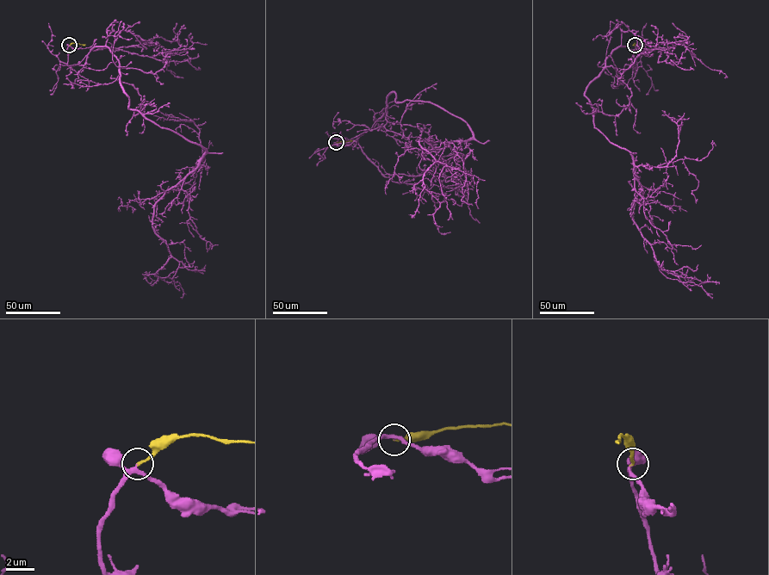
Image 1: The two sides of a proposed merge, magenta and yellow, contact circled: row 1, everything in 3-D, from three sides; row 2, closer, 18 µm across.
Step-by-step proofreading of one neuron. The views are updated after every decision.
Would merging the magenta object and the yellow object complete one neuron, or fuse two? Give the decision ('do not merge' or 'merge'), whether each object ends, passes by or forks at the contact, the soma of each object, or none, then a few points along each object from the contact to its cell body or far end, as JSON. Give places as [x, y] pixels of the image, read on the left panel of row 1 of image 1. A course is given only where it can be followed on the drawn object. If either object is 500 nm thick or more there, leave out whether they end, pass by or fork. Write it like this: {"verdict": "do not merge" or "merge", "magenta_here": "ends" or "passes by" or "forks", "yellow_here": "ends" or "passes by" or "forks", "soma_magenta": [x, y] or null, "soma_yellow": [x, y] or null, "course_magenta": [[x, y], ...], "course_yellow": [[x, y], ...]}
{"verdict": "merge", "magenta_here": "passes by", "yellow_here": "ends", "soma_magenta": null, "soma_yellow": null, "course_magenta": [[69, 45], [70, 65], [107, 46], [128, 108], [205, 150], [154, 207], [170, 256], [155, 275], [173, 284]], "course_yellow": [[69, 45], [85, 44]]}

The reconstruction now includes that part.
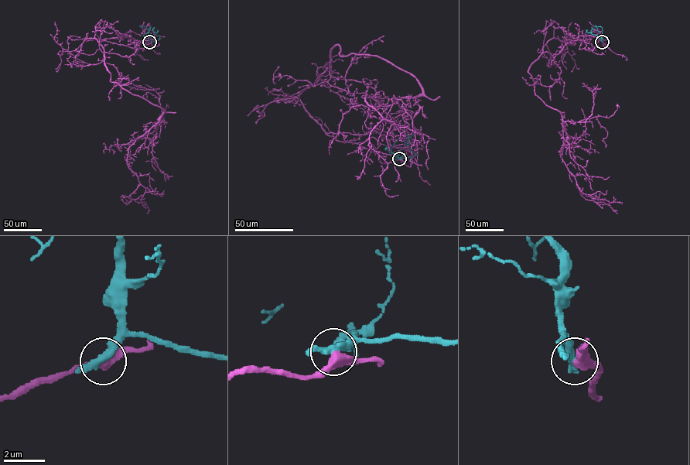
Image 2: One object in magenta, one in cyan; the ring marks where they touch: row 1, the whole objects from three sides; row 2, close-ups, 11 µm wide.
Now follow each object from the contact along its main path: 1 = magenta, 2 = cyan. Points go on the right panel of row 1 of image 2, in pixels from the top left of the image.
1: (602, 42), (551, 38), (528, 72), (534, 94), (561, 115), (568, 138), (561, 156), (577, 188), (622, 203)
2: (602, 42), (597, 35), (592, 34), (592, 27)

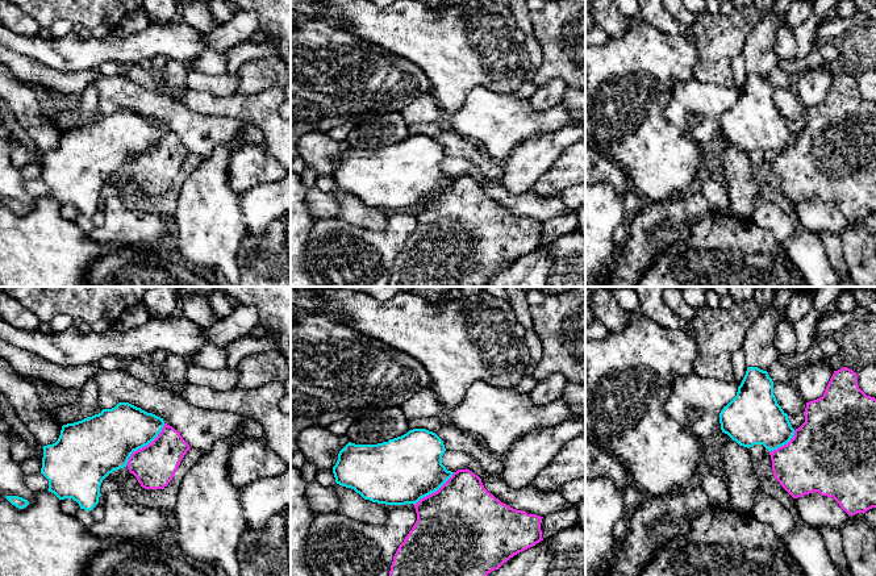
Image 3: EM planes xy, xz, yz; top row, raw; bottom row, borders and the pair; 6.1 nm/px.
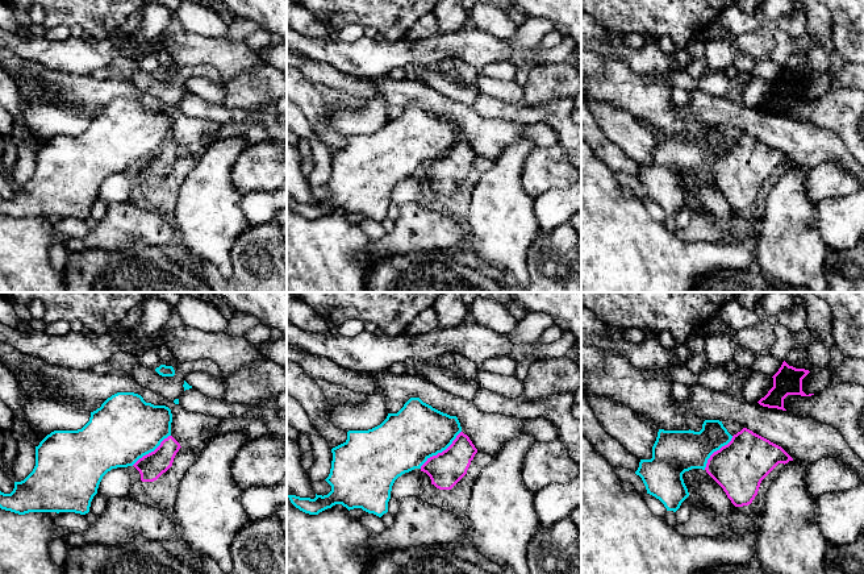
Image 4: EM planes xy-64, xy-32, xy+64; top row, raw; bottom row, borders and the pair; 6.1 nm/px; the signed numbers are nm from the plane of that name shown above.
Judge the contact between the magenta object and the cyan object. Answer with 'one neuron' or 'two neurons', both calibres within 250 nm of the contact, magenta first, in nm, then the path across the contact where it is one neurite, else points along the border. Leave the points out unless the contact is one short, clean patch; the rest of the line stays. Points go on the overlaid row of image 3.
two neurons | 260/360 nm | along xy (165, 424), (162, 430), (150, 442), (137, 449), (125, 464)

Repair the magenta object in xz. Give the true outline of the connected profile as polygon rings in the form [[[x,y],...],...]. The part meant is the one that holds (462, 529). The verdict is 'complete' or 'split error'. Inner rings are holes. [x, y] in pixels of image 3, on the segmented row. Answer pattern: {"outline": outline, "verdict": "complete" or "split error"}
{"outline": [[[458,469],[434,493],[414,504],[417,521],[399,546],[389,576],[488,576],[514,555],[535,546],[542,538],[541,516],[516,510],[489,493],[470,469]]], "verdict": "complete"}

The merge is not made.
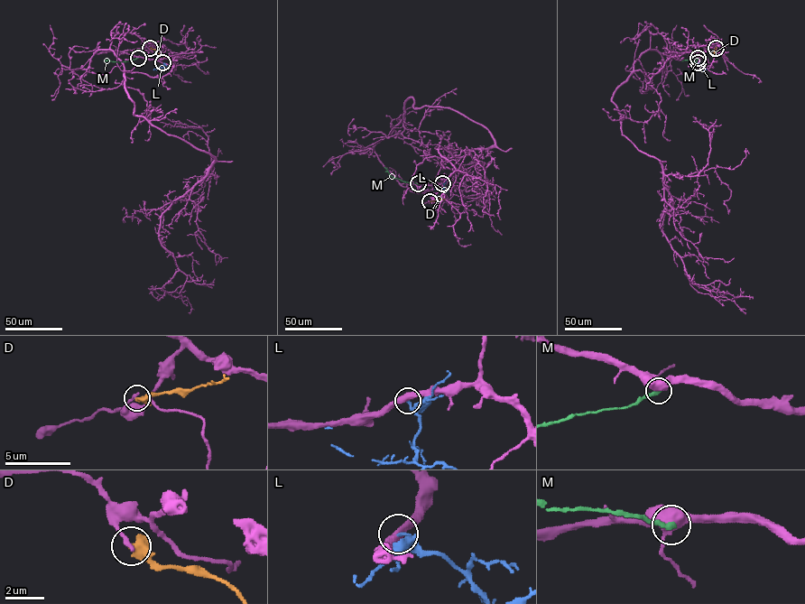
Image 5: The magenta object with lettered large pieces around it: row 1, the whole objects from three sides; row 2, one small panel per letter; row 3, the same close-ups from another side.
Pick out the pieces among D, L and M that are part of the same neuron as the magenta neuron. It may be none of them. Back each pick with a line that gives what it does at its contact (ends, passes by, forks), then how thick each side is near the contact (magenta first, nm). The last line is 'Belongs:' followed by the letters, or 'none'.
Belongs: none

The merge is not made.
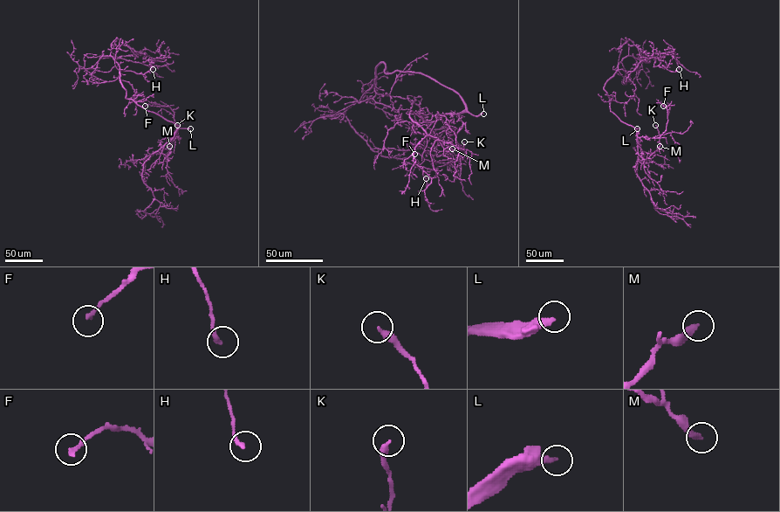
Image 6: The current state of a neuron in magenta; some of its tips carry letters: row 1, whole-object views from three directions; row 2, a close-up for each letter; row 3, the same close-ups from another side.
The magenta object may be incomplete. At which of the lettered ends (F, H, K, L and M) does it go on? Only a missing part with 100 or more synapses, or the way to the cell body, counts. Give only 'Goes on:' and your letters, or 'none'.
Goes on: L

